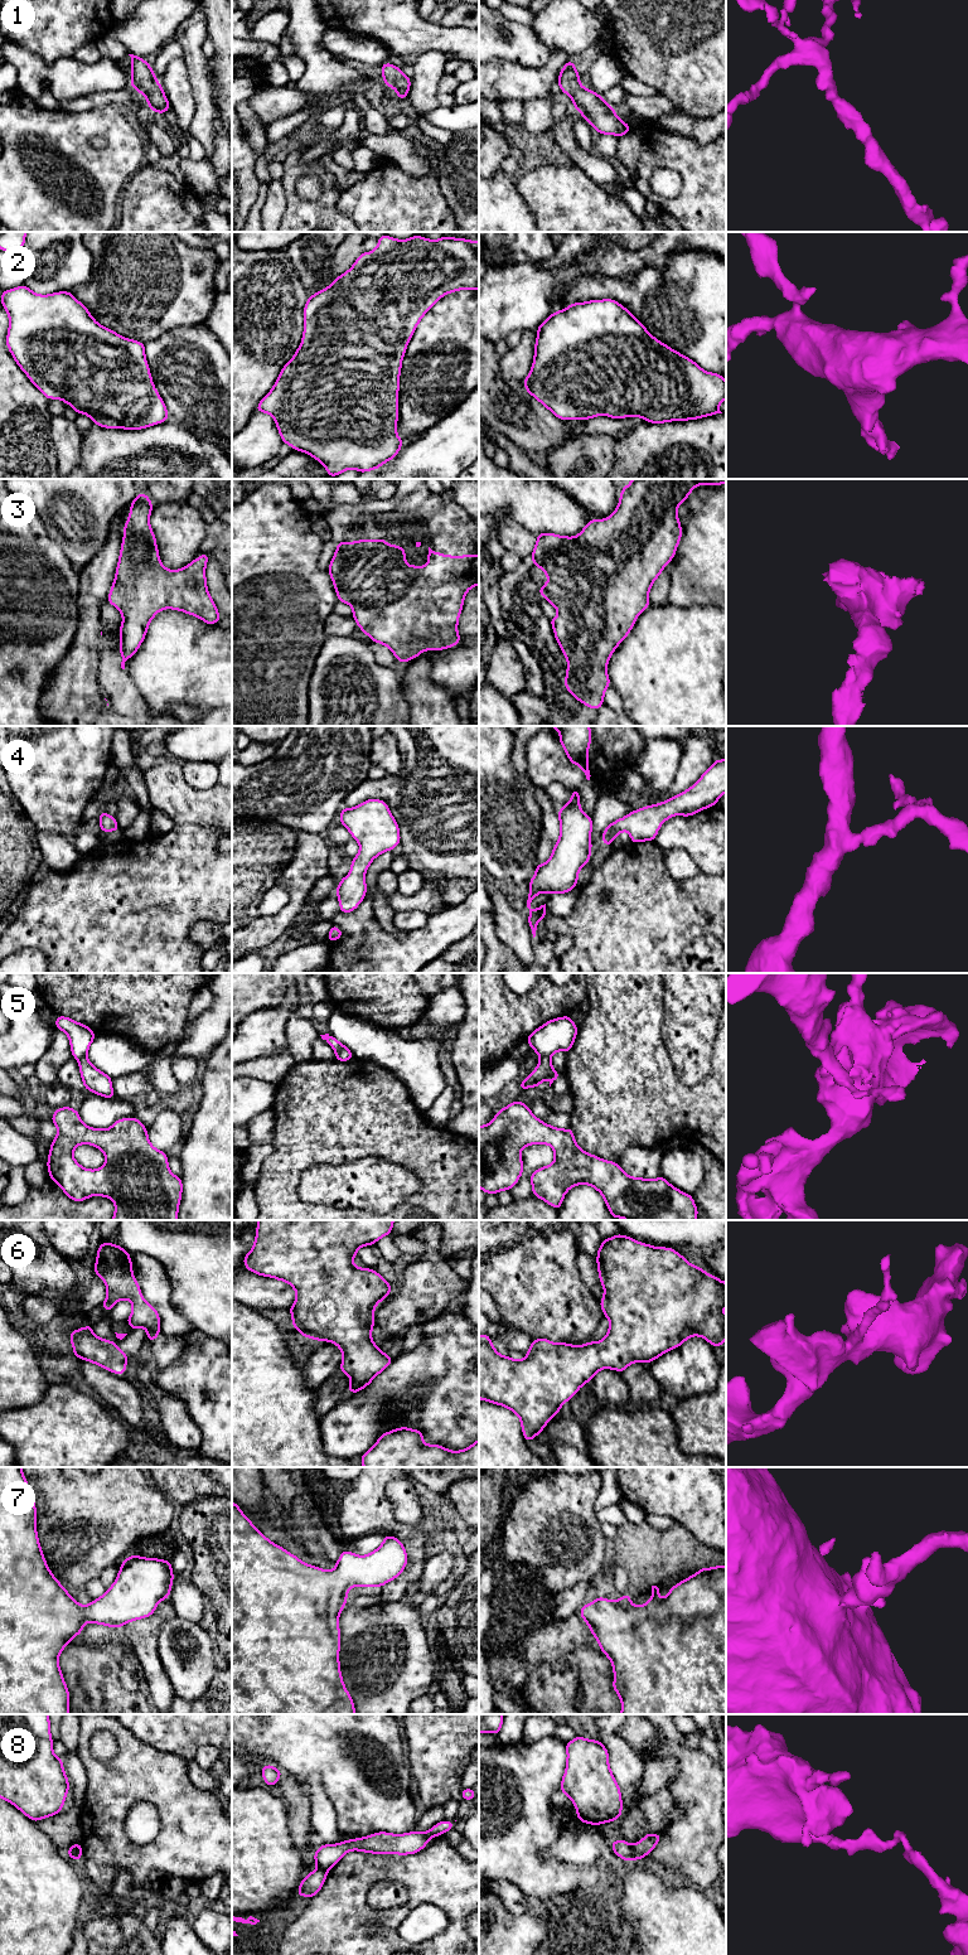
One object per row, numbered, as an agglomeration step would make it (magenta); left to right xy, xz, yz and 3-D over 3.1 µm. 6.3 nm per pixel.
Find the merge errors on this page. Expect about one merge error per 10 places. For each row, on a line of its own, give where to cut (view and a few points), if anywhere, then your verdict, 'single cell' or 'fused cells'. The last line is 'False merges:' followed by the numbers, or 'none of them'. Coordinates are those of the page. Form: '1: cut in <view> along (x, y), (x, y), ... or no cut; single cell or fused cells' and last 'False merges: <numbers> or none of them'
1: no cut; single cell
2: no cut; single cell
3: no cut; single cell
4: no cut; single cell
5: cut in xy along (86, 1054), (78, 1060); fused cells
6: no cut; single cell
7: no cut; single cell
8: cut in yz along (632, 1845), (637, 1858); fused cells
False merges: 5, 8

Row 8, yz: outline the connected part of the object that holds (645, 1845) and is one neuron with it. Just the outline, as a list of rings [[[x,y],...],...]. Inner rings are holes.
[[[647,1833],[647,1835],[642,1840],[637,1842],[633,1845],[635,1858],[643,1859],[647,1854],[649,1854],[654,1849],[654,1847],[659,1843],[660,1838],[662,1834]]]

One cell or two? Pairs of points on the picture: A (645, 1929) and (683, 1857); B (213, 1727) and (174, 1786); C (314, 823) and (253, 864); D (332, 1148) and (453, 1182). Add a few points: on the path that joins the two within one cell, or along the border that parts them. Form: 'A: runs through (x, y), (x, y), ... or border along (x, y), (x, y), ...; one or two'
A: border along (663, 1871), (674, 1881), (688, 1882), (698, 1890); two
B: border along (158, 1748), (164, 1752), (173, 1752), (185, 1761); two
C: border along (267, 821), (286, 824), (296, 831); two
D: runs through (362, 1145), (415, 1145), (422, 1152); one

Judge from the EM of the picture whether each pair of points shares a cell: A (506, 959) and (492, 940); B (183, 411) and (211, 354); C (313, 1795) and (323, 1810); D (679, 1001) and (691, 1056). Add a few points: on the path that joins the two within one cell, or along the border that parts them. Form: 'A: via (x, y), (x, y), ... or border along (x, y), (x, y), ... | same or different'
A: via (501, 954), (494, 945) | same
B: via (197, 396), (197, 367) | same
C: via (316, 1799), (322, 1806) | same
D: via (690, 1015), (690, 1043) | same

